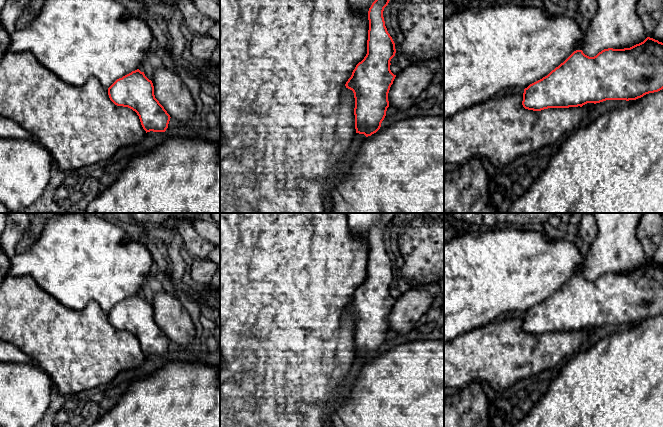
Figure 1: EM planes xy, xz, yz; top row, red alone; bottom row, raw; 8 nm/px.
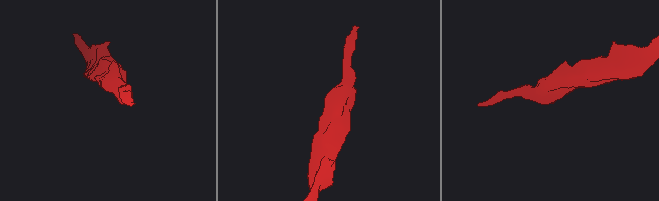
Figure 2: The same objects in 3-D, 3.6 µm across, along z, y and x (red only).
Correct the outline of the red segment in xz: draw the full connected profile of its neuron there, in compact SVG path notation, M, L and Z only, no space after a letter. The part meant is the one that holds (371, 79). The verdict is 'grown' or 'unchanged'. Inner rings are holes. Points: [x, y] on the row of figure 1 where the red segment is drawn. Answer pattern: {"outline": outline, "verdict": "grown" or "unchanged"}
{"outline": "M375 0L369 8L367 54L345 84L354 93L356 133L366 137L380 129L389 107L388 93L396 77L390 70L395 43L383 17L389 1Z", "verdict": "unchanged"}

